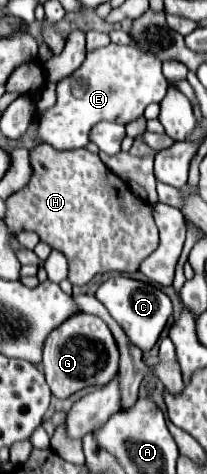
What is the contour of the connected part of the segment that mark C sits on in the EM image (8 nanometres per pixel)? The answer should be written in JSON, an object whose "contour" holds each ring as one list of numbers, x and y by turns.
{"contour":[[111,277,105,281,105,285,101,285,97,289,95,295,107,307,111,317,121,325,121,329,125,331,129,341,135,347,139,347,143,353,149,353,153,349,163,327,167,325,167,319,173,313,171,299,161,289,157,289,149,283,143,283,143,281,135,281,131,277]]}

